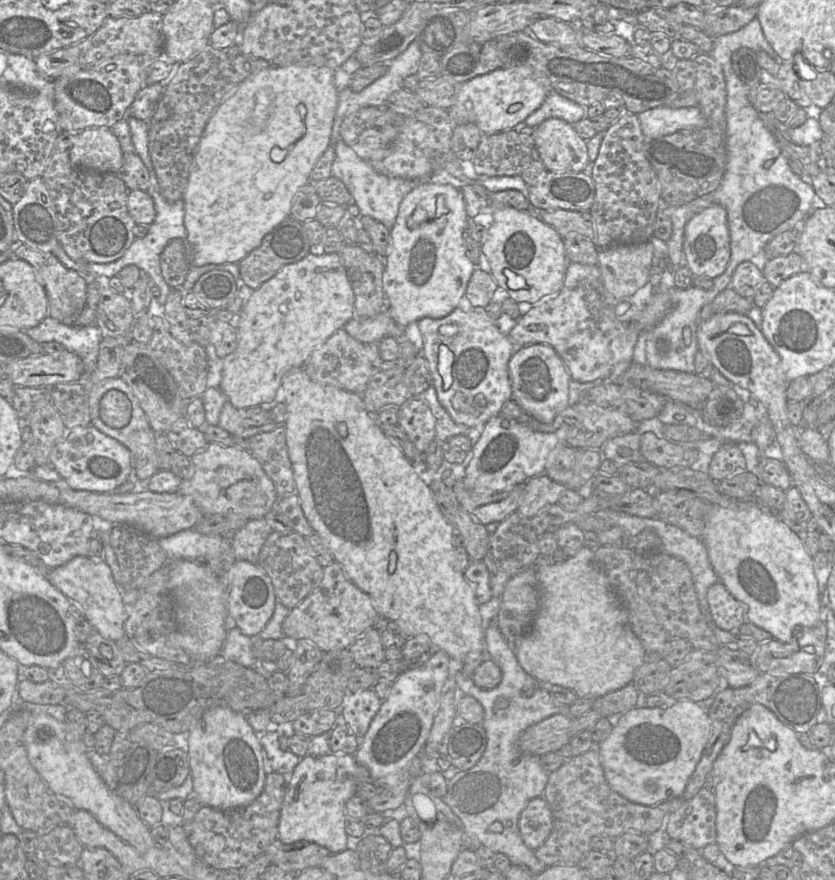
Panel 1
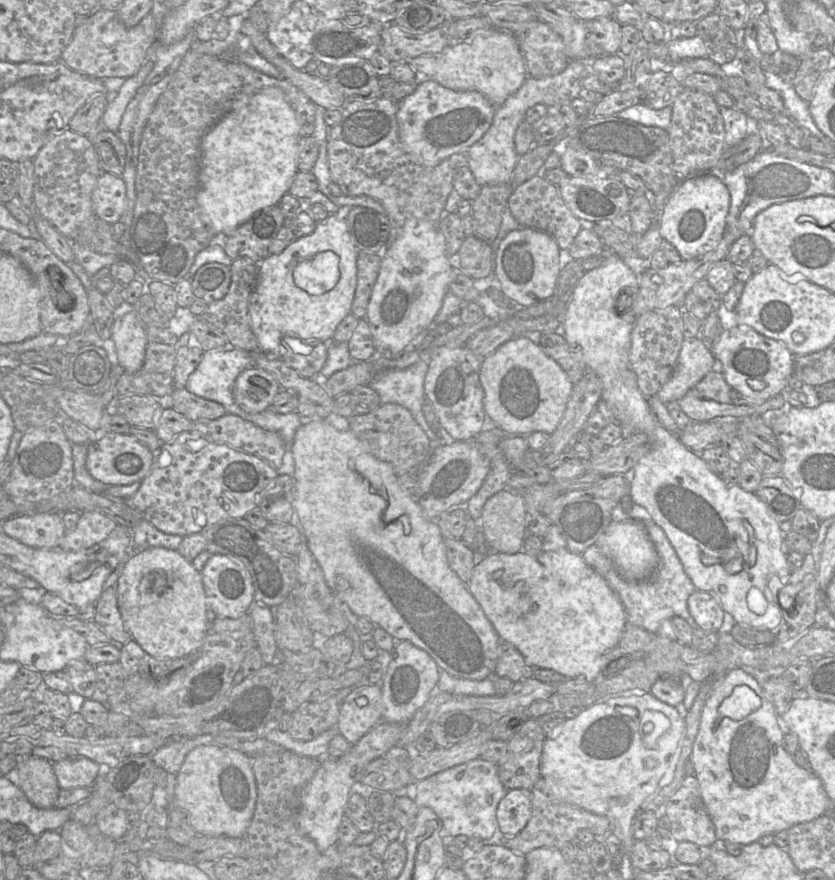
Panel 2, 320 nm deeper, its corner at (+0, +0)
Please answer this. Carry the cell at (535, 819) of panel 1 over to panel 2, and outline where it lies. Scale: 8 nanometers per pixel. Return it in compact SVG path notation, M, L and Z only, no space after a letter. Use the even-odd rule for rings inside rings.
M524 788L508 790L496 810L499 834L501 836L517 835L527 825L531 813L531 790Z

